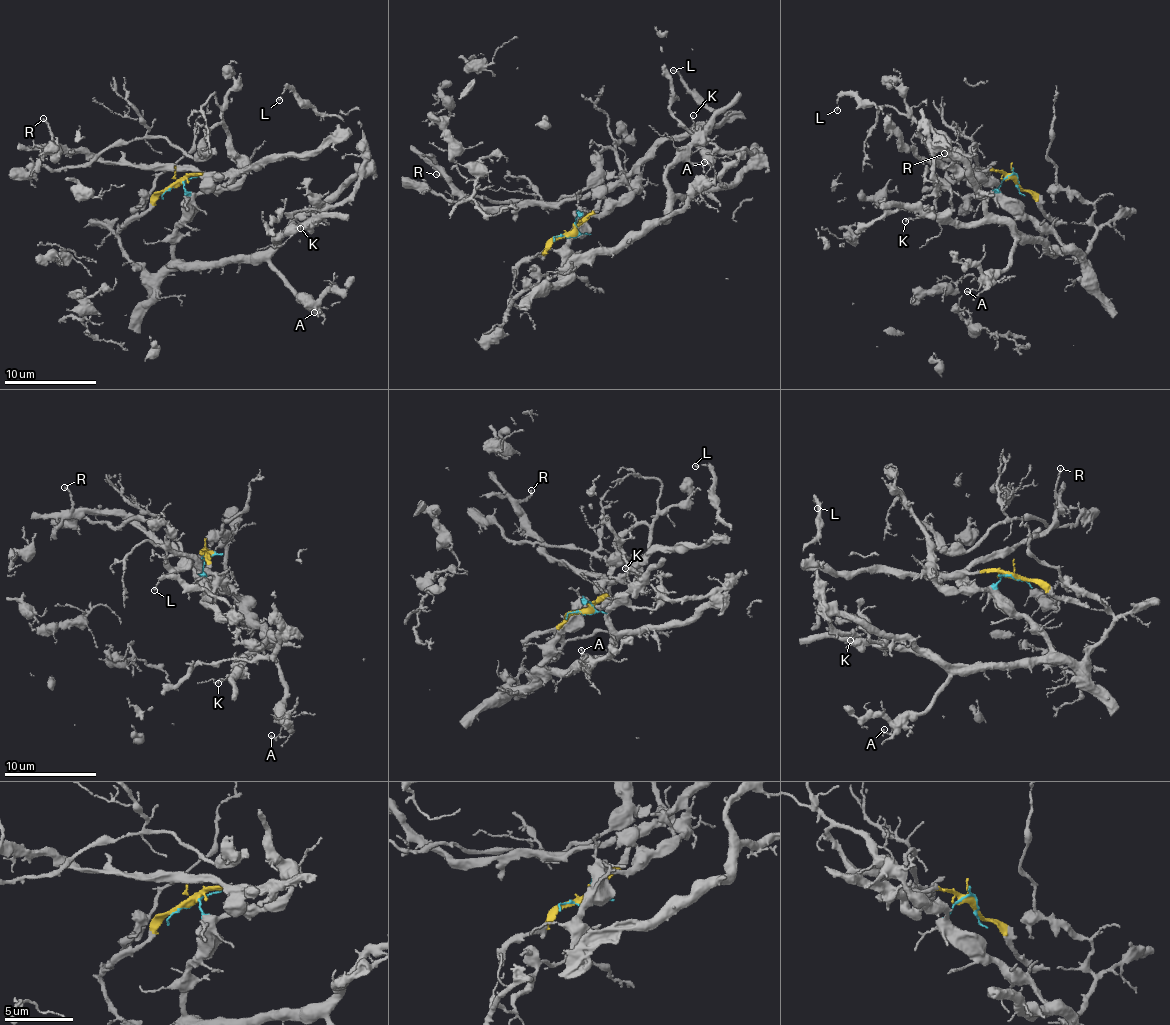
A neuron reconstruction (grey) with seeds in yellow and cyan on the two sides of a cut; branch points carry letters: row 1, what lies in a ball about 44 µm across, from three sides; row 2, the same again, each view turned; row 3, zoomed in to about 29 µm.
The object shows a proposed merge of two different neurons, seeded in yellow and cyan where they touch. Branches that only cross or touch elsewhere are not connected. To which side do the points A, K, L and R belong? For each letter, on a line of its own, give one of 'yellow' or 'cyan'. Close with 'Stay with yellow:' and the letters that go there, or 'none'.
A: cyan
K: cyan
L: yellow
R: yellow
Stay with yellow: L, R

